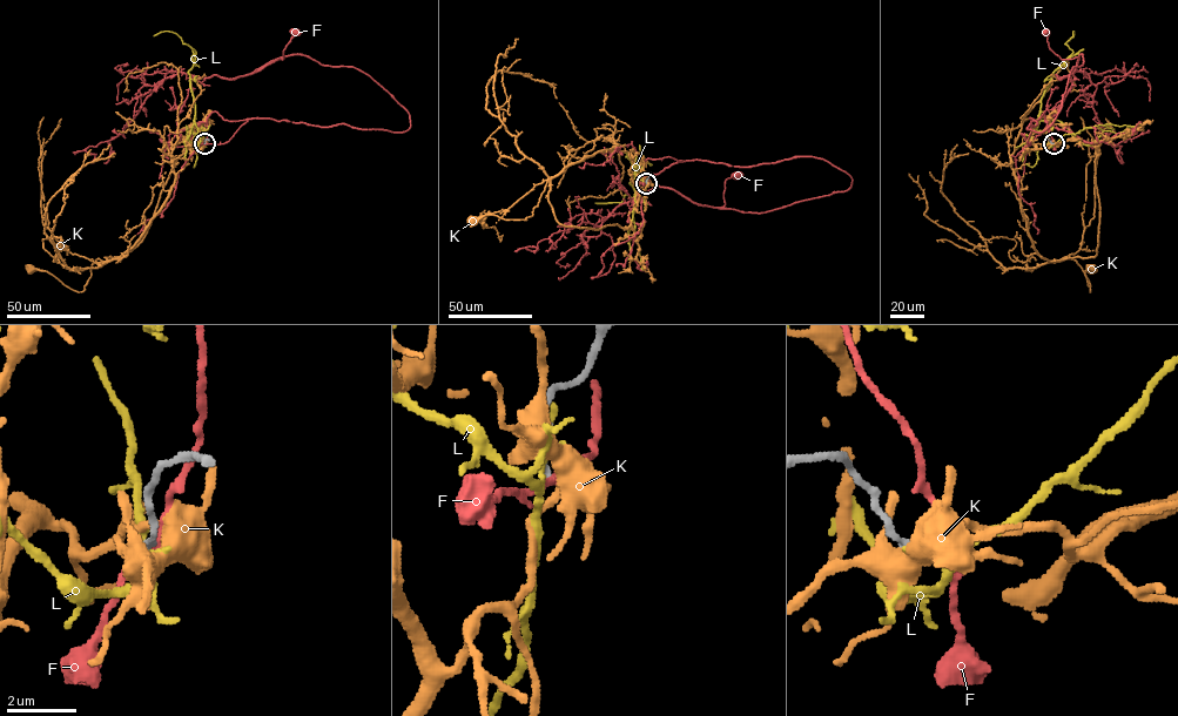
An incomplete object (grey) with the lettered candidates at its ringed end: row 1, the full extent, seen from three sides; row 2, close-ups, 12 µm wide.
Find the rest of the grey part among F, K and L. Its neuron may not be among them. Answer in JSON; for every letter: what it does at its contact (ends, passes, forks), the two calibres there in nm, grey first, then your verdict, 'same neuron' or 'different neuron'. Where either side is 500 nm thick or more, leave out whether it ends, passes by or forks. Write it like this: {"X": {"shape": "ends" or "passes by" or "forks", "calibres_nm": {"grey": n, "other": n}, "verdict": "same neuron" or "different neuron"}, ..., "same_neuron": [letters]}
{"F": {"shape": "passes by", "calibres_nm": {"grey": 200, "other": 200}, "verdict": "different neuron"}, "K": {"shape": "forks", "calibres_nm": {"grey": 260, "other": 480}, "verdict": "different neuron"}, "L": {"shape": "passes by", "calibres_nm": {"grey": 240, "other": 120}, "verdict": "different neuron"}, "same_neuron": []}

